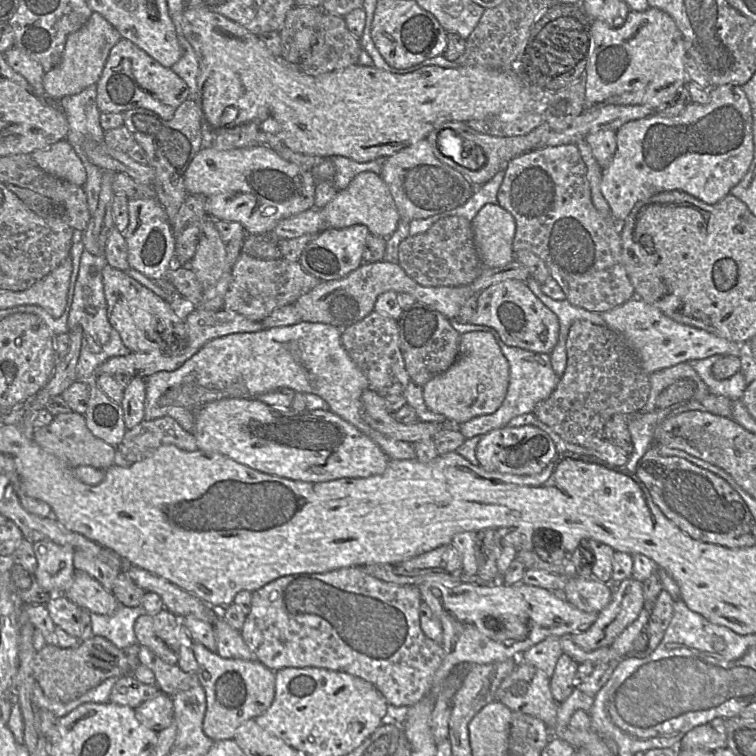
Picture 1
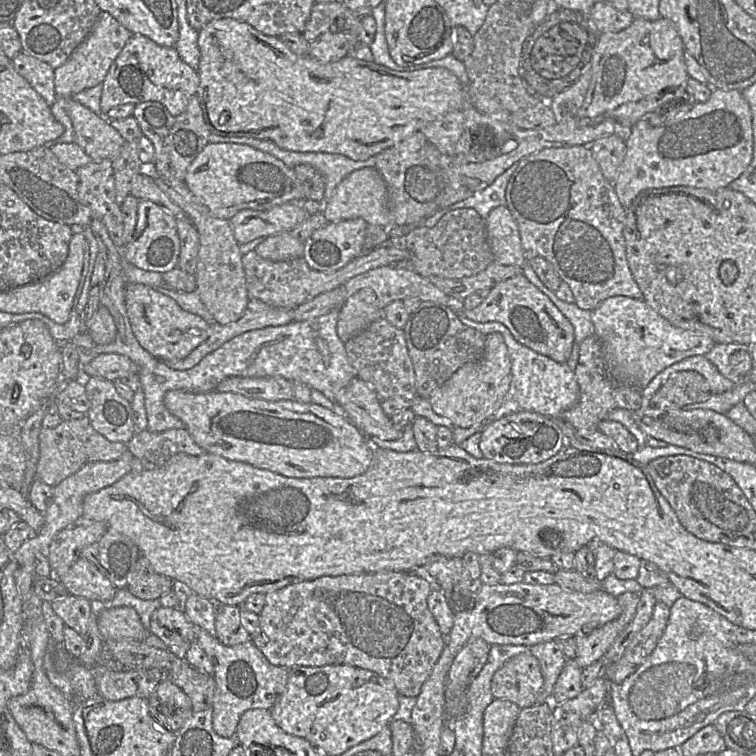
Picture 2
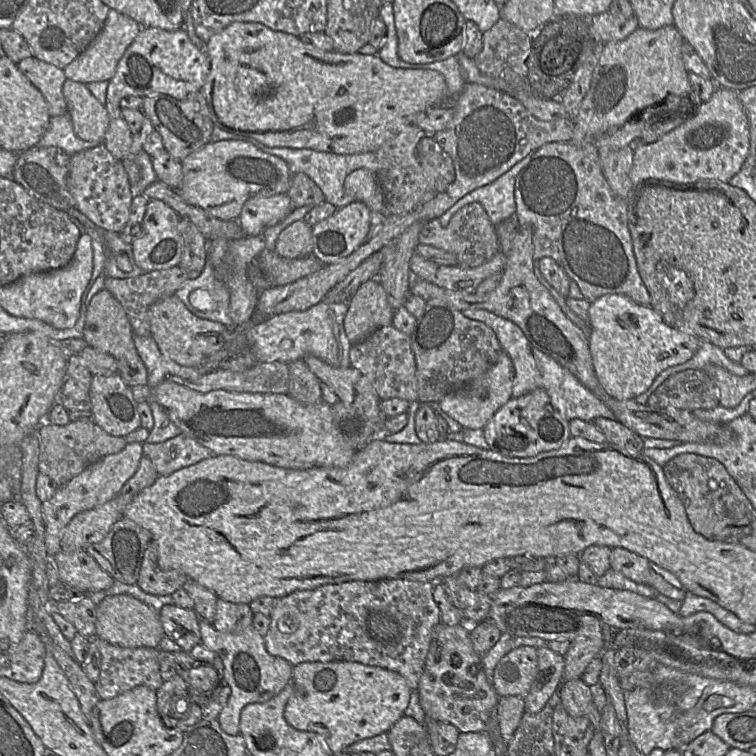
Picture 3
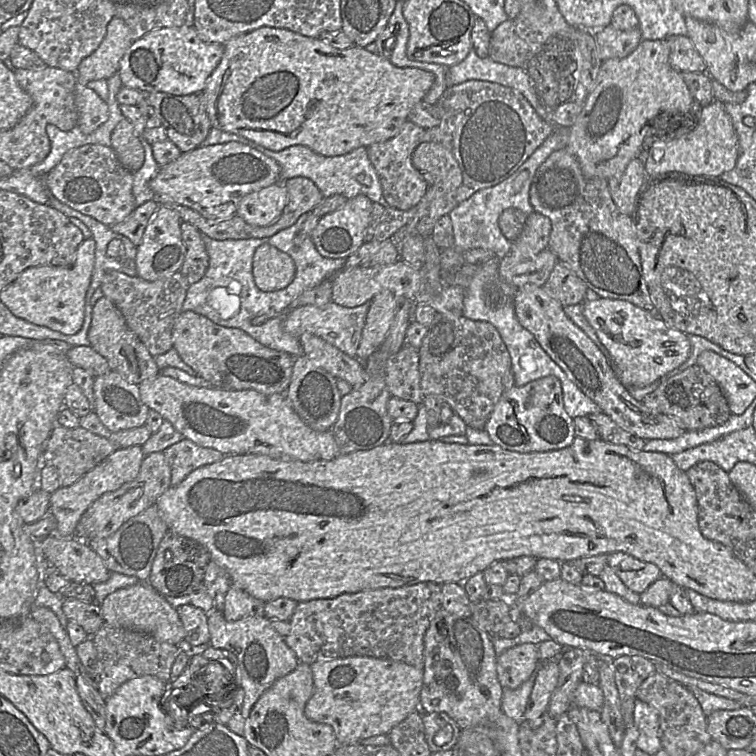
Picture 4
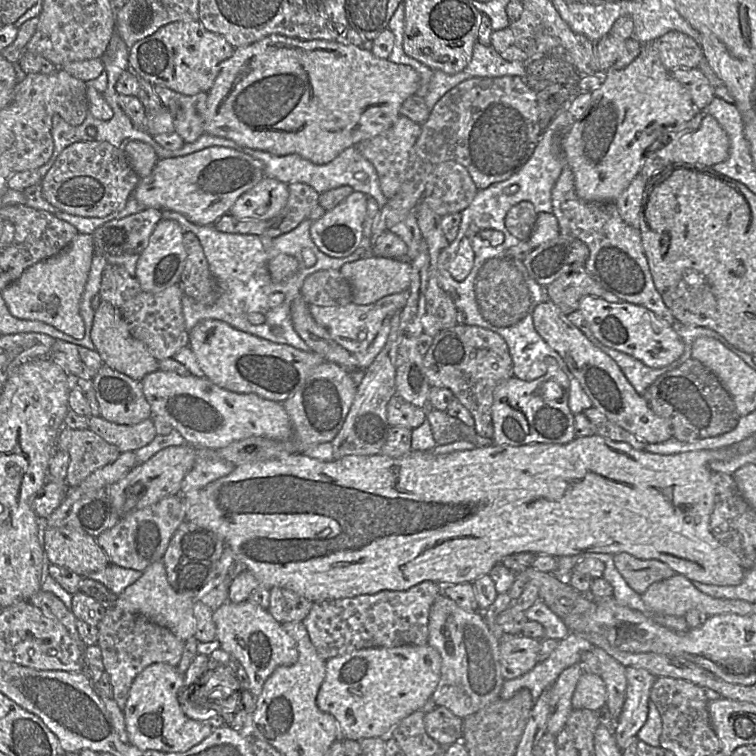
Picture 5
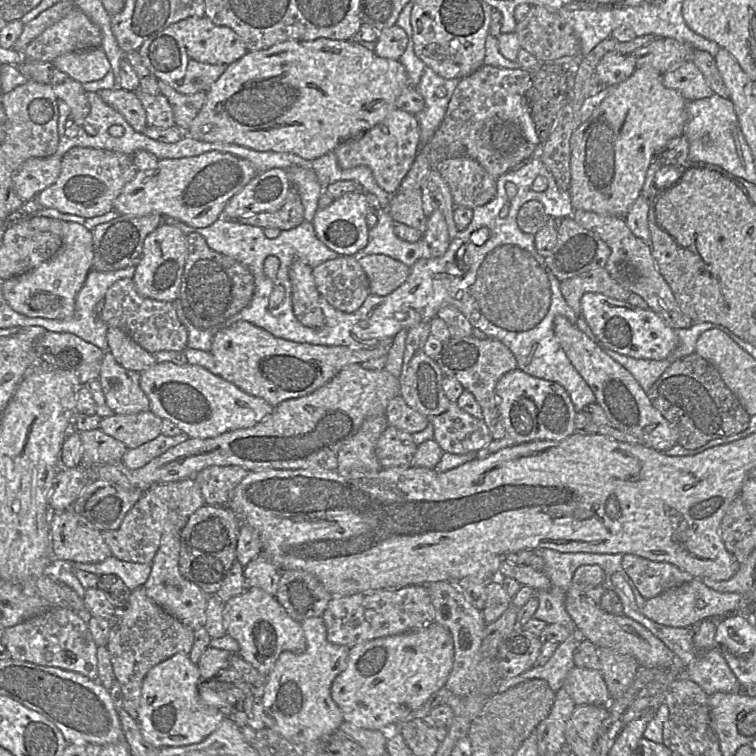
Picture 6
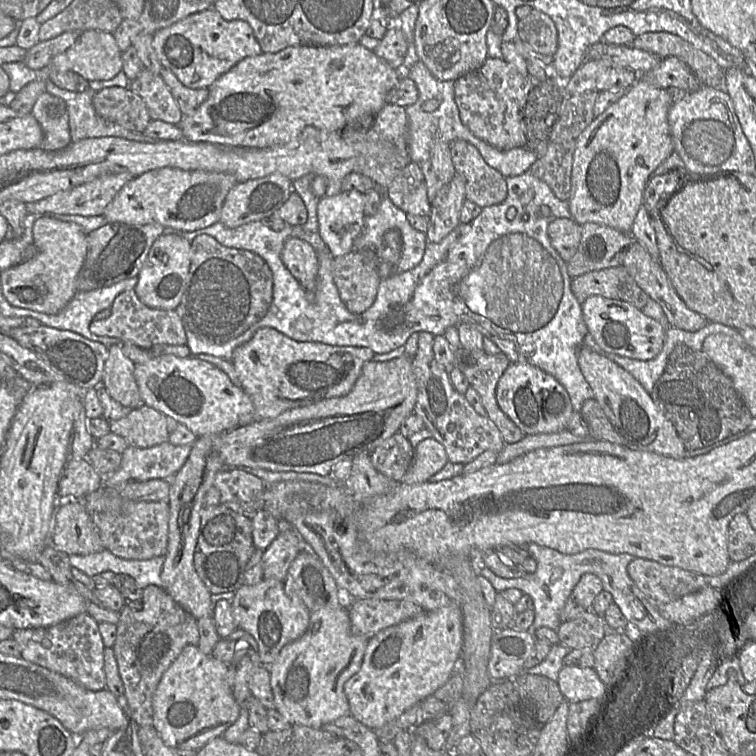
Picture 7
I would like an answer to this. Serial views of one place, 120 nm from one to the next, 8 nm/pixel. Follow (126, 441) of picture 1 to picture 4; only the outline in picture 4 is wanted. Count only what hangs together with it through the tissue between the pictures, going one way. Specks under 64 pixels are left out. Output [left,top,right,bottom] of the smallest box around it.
[162,438,224,486]

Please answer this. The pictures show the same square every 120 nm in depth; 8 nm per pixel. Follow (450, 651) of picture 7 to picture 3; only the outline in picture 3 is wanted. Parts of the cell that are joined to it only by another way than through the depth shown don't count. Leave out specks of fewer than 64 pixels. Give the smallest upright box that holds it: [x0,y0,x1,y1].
[284,661,412,754]

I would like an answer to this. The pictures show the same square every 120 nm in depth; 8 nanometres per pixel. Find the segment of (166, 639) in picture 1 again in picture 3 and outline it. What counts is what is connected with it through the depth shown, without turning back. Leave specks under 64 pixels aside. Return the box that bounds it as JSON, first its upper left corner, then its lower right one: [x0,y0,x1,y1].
[159,604,201,653]

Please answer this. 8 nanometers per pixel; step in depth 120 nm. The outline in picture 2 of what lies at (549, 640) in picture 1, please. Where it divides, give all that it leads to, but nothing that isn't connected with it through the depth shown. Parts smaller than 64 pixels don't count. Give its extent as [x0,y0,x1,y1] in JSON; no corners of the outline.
[530,641,566,703]

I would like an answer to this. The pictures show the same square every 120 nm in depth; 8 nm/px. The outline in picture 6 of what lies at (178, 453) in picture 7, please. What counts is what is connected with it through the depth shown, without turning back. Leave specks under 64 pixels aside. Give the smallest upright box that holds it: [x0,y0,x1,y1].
[121,433,190,470]

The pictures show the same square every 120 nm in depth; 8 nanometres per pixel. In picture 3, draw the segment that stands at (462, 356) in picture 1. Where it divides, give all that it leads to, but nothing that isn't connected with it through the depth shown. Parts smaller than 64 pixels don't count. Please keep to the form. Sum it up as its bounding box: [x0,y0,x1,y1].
[438,350,513,429]

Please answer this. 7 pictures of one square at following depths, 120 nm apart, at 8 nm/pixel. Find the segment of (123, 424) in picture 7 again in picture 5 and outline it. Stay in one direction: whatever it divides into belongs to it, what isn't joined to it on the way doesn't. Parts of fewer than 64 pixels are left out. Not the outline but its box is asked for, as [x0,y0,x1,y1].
[88,416,157,453]

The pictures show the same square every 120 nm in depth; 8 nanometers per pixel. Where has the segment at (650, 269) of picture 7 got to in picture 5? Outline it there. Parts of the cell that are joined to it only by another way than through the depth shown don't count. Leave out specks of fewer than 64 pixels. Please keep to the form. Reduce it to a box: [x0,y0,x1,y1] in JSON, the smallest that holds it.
[551,165,677,327]

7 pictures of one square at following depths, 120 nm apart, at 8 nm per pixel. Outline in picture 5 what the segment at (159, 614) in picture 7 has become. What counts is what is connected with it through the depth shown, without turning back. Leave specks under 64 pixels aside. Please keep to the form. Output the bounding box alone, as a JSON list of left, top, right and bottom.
[97,607,185,710]

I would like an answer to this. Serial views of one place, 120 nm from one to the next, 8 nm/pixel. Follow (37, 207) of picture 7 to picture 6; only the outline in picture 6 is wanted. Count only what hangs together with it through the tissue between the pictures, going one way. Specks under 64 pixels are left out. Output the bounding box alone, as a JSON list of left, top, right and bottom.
[37,147,137,218]

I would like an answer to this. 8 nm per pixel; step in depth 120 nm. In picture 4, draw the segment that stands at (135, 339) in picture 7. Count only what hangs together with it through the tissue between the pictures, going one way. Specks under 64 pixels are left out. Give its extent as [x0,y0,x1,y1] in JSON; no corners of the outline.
[100,270,190,357]

